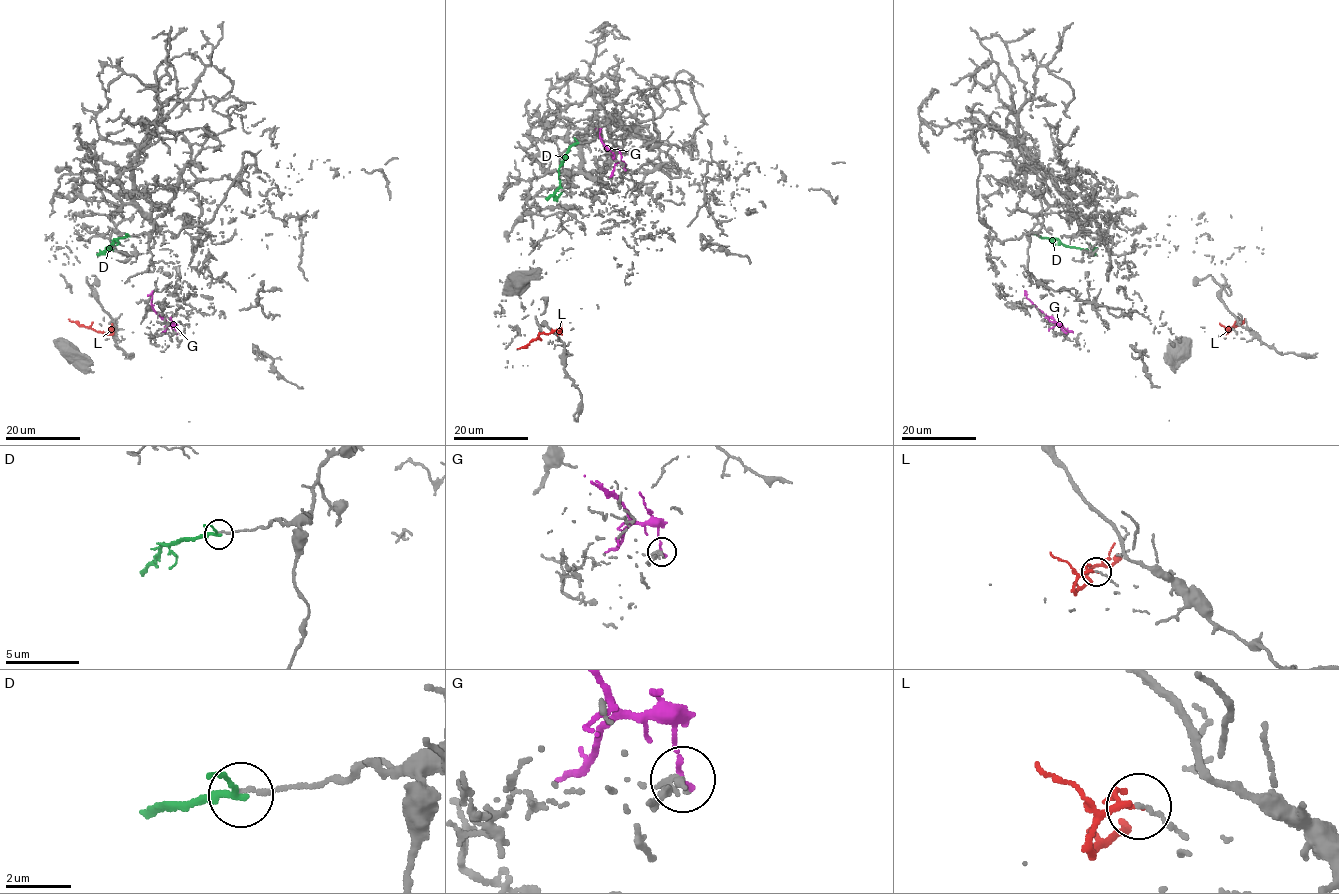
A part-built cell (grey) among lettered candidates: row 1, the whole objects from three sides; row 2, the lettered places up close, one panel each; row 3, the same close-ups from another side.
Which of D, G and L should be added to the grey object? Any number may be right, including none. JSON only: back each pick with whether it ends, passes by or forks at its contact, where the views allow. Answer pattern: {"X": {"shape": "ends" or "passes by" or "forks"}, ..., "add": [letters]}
{"add": []}

